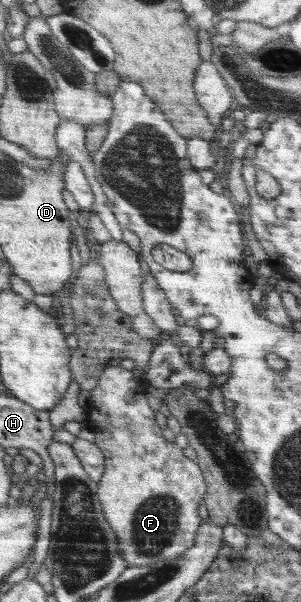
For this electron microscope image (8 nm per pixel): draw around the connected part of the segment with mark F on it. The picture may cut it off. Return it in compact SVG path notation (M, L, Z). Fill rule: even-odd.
M119 365L107 368L96 387L90 391L86 413L89 429L95 433L94 444L105 459L105 471L98 481L98 497L101 499L107 522L118 536L119 554L127 560L127 566L149 564L179 559L191 549L203 523L203 503L207 493L207 481L196 460L187 455L187 447L179 447L175 439L167 439L163 423L159 423L158 397L151 382L139 375L139 371L127 370Z

